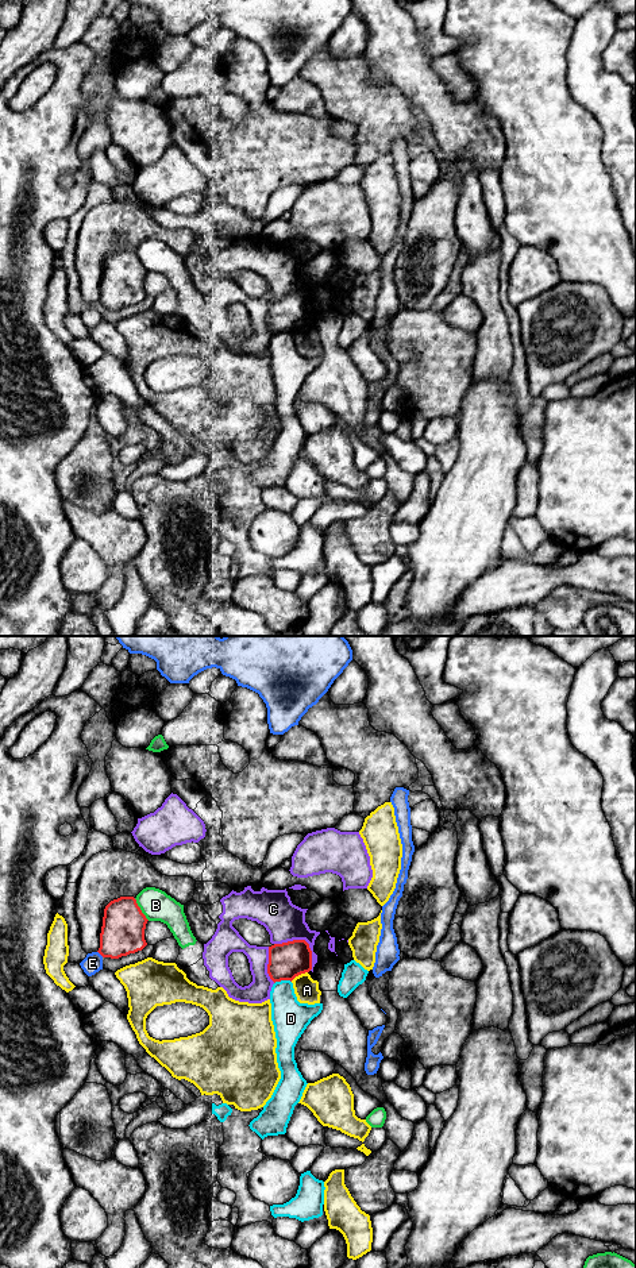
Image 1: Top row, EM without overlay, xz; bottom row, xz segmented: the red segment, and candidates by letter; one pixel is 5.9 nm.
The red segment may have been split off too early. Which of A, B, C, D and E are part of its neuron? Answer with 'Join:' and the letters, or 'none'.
Join: none

